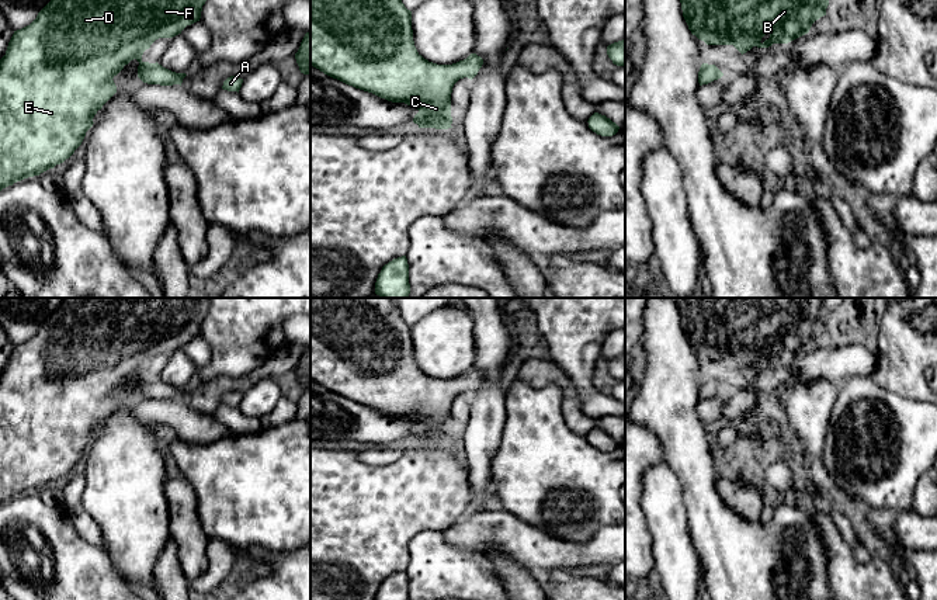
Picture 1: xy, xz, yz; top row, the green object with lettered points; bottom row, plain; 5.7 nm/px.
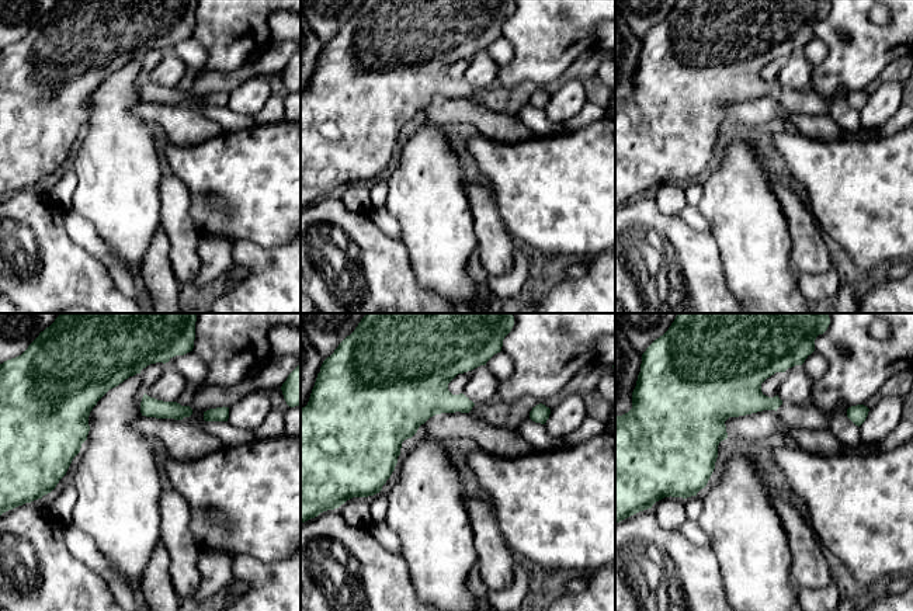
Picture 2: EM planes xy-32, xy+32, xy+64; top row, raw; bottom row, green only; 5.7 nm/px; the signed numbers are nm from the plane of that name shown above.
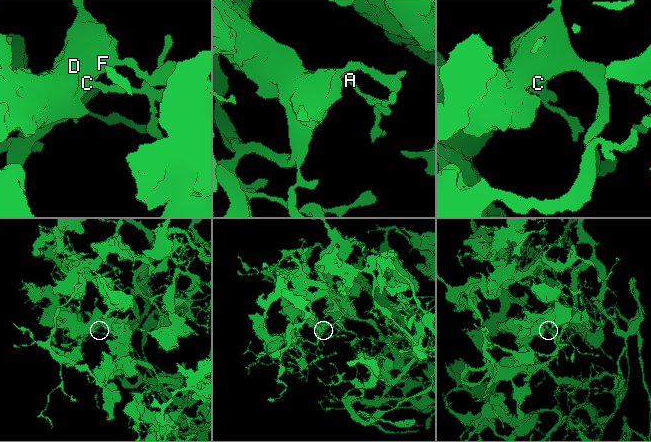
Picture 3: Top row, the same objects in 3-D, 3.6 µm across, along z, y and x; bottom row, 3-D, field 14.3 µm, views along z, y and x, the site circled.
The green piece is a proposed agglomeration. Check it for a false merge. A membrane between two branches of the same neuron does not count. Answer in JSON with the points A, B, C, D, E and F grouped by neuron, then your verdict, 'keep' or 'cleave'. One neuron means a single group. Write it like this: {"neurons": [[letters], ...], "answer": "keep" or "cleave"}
{"neurons": [["A", "B", "C", "D", "E", "F"]], "answer": "keep"}

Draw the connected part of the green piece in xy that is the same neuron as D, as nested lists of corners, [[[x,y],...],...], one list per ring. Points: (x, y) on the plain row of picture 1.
[[[65,298],[58,309],[38,327],[37,333],[27,341],[14,346],[6,370],[0,374],[0,506],[17,496],[53,483],[69,474],[81,459],[86,447],[93,441],[93,433],[98,424],[117,407],[114,392],[136,374],[138,392],[148,399],[173,400],[183,398],[185,388],[171,386],[162,379],[142,375],[142,370],[159,353],[173,353],[201,333],[202,320],[207,316],[207,298]]]

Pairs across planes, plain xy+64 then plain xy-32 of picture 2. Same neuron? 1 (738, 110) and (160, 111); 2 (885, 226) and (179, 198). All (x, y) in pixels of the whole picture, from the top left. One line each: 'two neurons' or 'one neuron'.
1: one neuron
2: two neurons

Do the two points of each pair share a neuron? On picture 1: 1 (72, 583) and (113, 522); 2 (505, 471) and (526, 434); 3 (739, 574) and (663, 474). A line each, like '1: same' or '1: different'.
1: different
2: same
3: different

